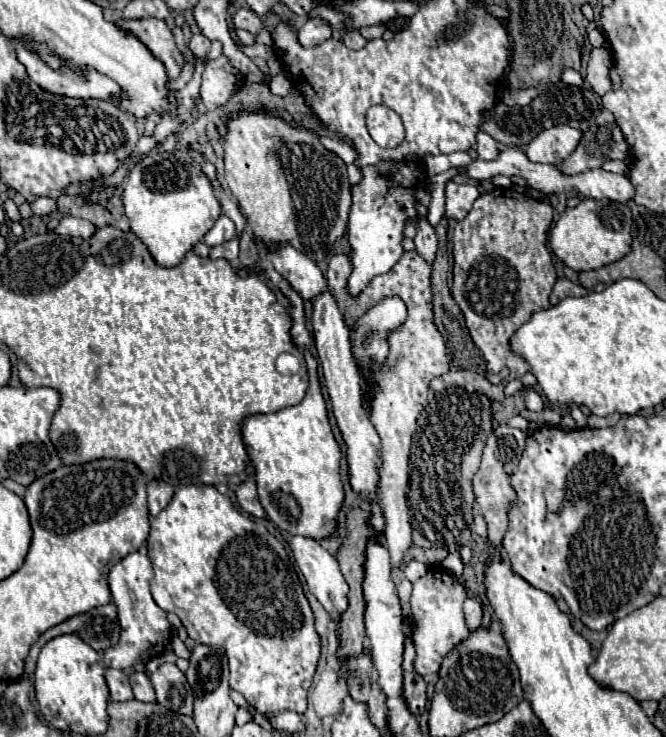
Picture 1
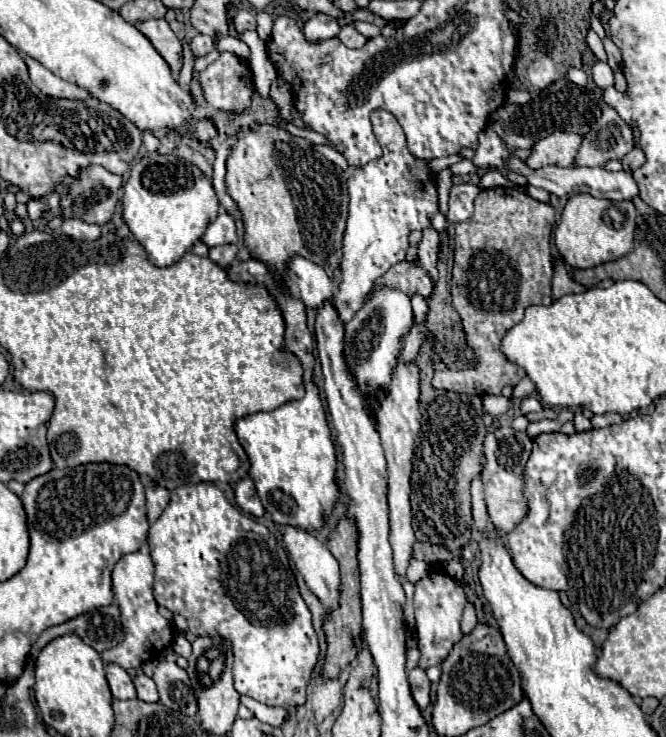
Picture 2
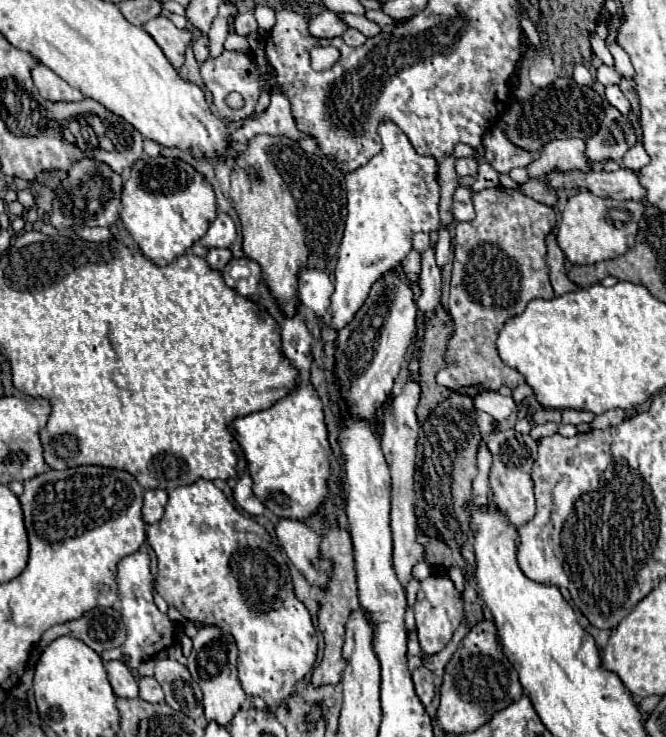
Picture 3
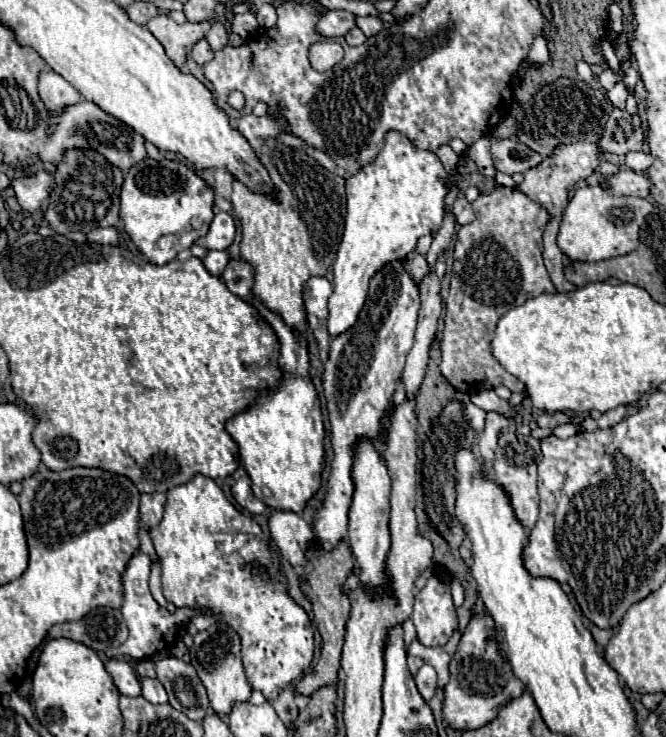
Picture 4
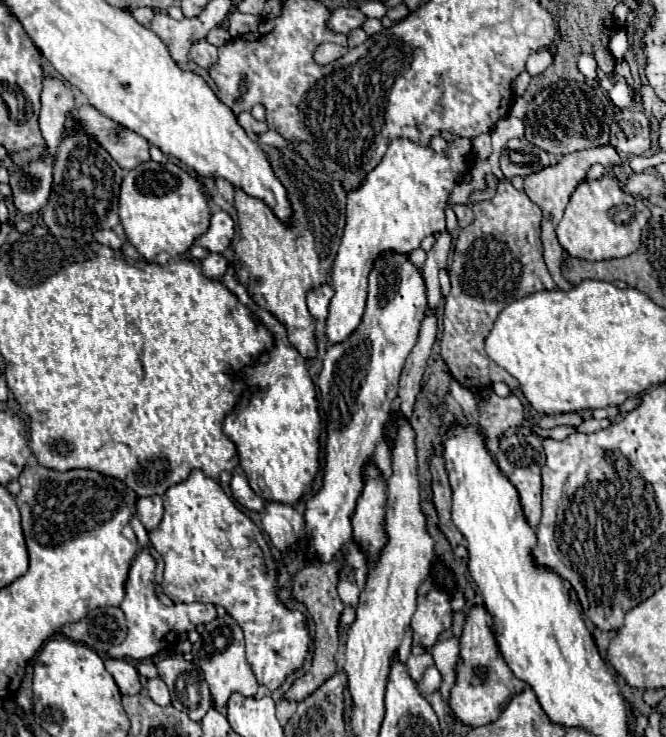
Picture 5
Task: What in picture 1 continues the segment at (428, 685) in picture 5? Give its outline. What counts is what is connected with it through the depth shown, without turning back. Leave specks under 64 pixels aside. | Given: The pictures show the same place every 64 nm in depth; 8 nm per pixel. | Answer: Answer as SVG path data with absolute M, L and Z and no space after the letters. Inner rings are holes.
M404 672L404 696L410 710L420 716L426 708L426 680L418 672Z

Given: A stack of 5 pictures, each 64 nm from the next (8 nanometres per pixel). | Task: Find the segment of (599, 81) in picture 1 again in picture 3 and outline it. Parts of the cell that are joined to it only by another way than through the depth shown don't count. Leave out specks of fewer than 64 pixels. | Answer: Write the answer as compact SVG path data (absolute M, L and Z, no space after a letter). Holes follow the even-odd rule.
M604 64L596 70L596 78L598 78L598 82L600 82L600 84L604 84L604 86L610 86L610 84L620 84L620 80L622 80L622 76L620 76L614 68L604 66Z

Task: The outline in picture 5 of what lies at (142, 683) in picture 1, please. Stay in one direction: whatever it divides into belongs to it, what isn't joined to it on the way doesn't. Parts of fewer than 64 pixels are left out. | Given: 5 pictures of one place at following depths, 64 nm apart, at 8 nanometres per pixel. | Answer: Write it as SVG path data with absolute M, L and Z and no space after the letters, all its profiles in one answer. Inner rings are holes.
M160 678L148 680L148 696L158 704L158 706L168 706L170 704L170 690Z

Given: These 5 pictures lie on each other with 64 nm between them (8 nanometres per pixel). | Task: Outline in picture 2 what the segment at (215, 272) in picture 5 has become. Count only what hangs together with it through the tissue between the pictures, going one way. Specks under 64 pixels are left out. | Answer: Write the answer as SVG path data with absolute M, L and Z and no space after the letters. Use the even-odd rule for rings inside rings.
M226 244L226 246L216 246L210 250L208 256L214 264L218 264L220 268L228 268L228 264L232 264L232 260L236 258L236 246Z

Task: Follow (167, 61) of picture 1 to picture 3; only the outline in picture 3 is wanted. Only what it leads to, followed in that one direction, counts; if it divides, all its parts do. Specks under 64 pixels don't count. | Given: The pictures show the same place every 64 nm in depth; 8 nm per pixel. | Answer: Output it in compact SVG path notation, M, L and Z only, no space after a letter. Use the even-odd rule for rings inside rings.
M158 16L158 18L152 18L150 22L144 24L144 30L156 40L156 44L164 50L166 58L170 60L170 64L180 70L182 64L184 64L184 52L186 48L190 46L194 34L190 28L176 28L166 16Z

